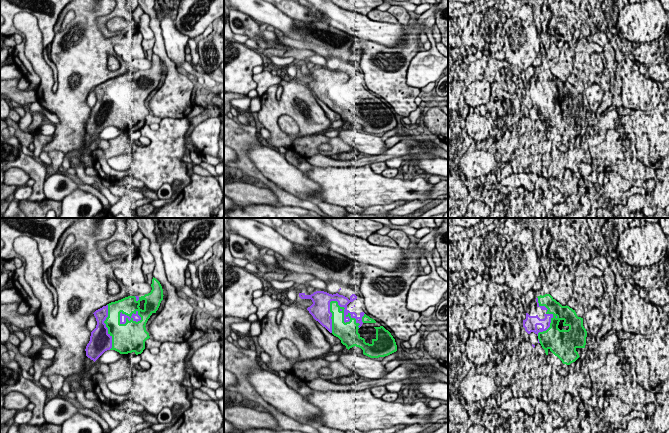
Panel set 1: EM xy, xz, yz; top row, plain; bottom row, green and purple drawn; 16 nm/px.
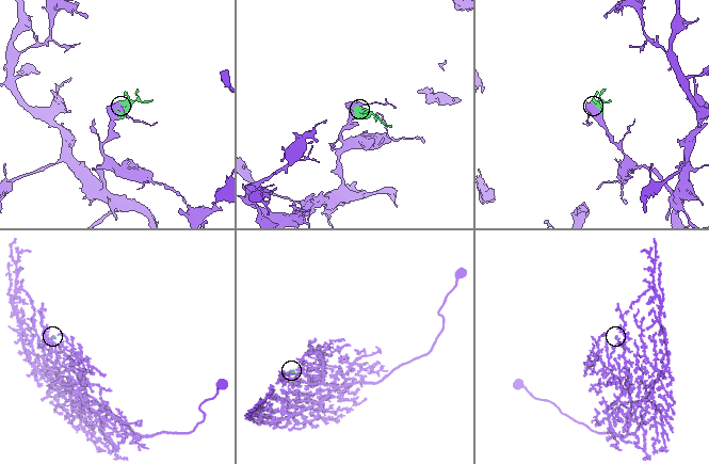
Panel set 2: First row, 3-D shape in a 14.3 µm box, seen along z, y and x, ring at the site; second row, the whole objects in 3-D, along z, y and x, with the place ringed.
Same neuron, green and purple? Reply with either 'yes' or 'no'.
yes

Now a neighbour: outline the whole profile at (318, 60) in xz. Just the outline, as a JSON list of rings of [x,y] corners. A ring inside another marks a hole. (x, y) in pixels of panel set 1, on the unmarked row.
[[[318,54],[308,57],[307,59],[305,59],[302,62],[304,62],[304,63],[311,62],[311,63],[314,63],[316,65],[316,67],[326,68],[326,59],[323,56],[318,55]]]

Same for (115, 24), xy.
[[[114,17],[106,23],[106,27],[111,32],[120,31],[127,27],[127,21],[120,17]]]

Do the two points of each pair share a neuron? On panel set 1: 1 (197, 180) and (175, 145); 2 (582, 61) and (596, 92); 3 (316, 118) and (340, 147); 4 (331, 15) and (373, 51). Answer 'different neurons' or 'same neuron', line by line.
1: different neurons
2: different neurons
3: different neurons
4: different neurons

